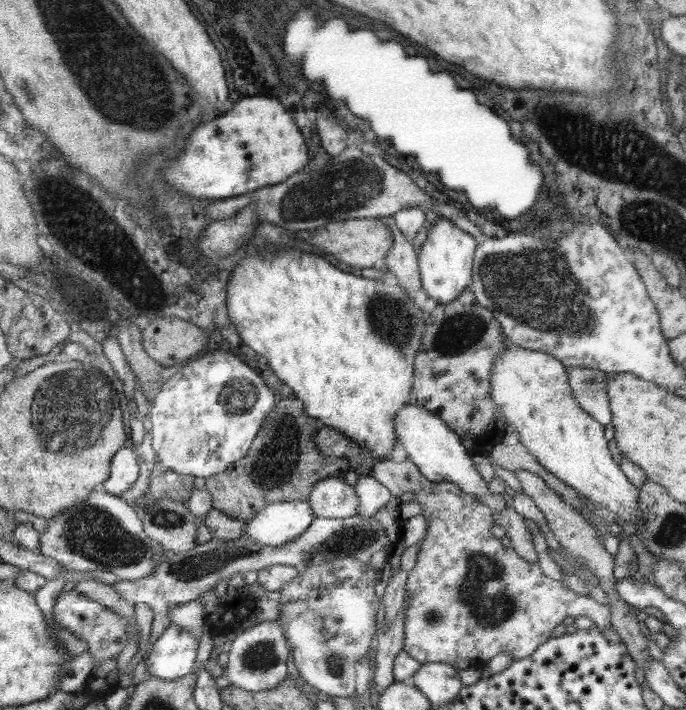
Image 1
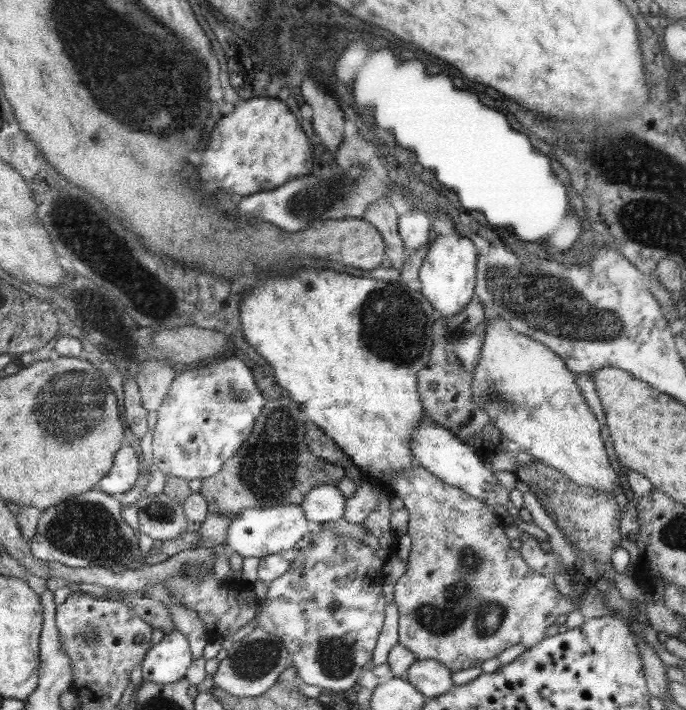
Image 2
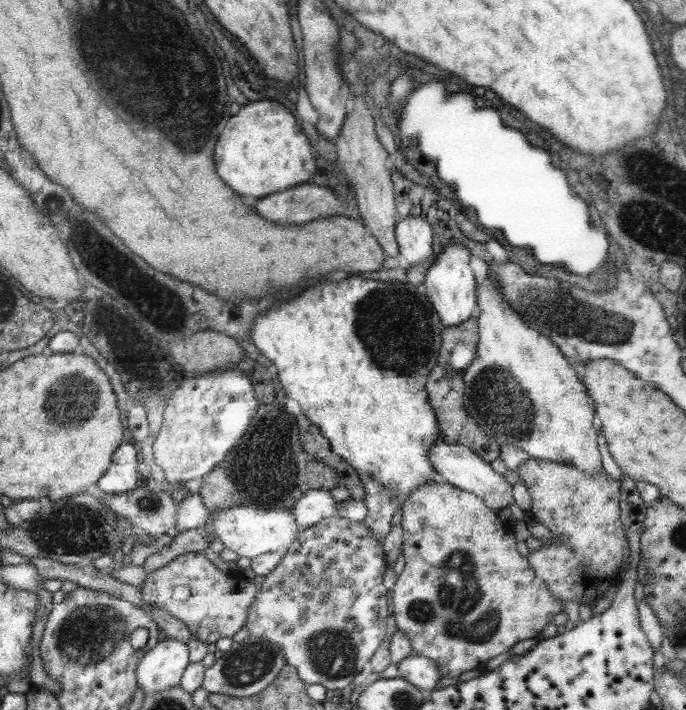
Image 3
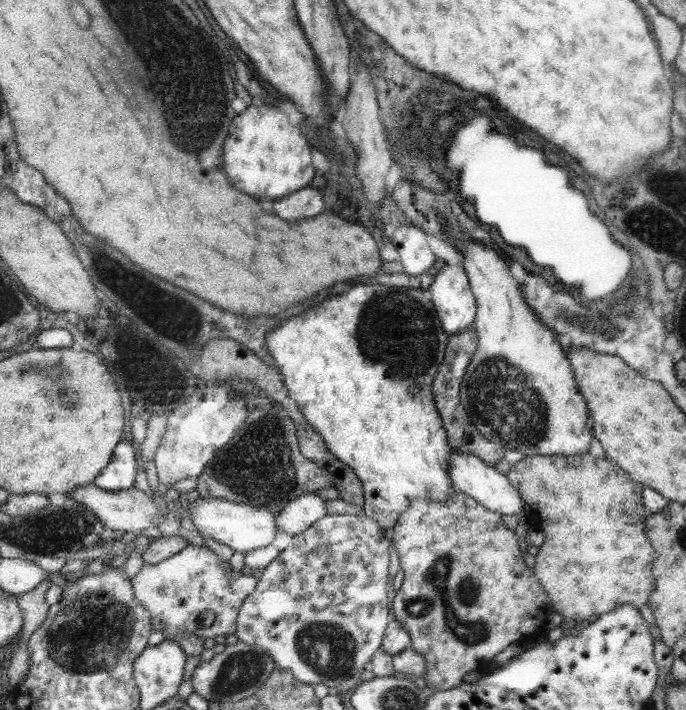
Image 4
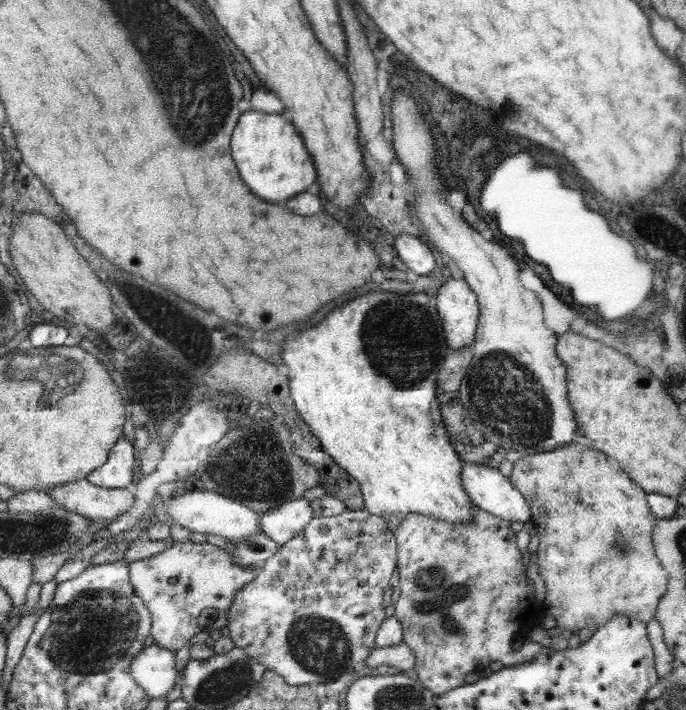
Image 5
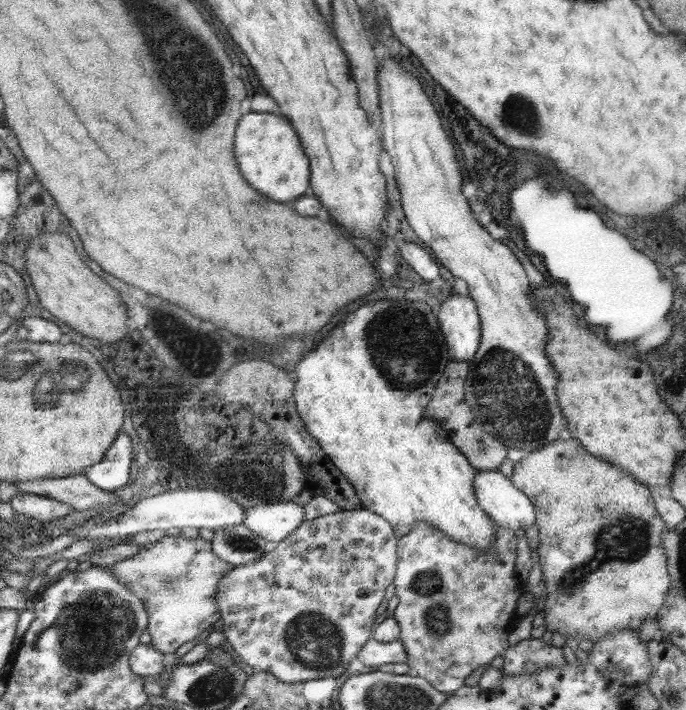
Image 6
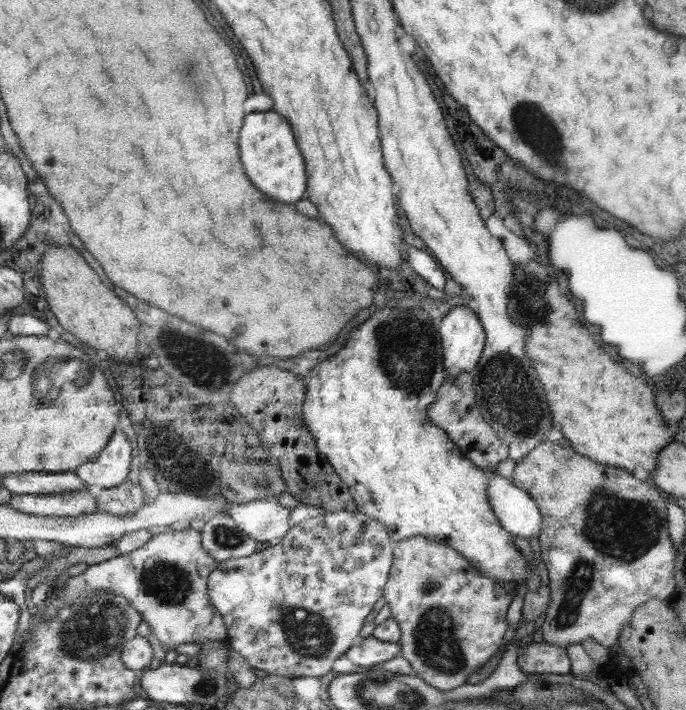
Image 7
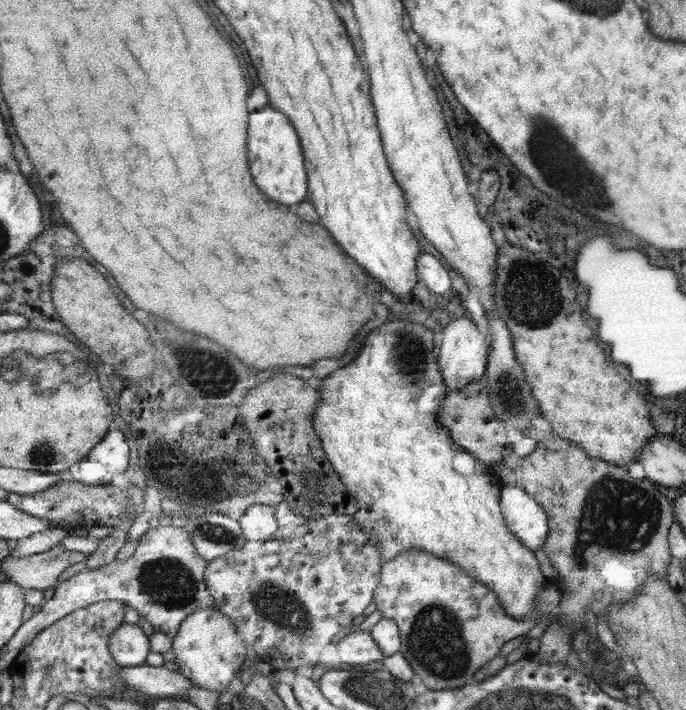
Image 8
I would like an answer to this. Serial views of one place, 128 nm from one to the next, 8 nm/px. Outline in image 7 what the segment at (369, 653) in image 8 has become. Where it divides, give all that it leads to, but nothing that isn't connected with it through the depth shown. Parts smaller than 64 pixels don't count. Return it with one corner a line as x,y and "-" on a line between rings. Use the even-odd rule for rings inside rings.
373,636
361,639
353,646
353,650
349,650
349,654
345,654
355,666
371,666
377,662
385,662
391,660
393,656
399,654
398,643
381,642

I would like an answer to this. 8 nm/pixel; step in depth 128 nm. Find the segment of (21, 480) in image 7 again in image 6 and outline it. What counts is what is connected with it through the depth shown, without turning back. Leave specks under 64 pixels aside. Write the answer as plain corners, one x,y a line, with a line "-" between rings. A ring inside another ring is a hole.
84,474
17,482
16,487
18,493
36,494
65,502
73,511
109,509
117,501
115,493
93,486

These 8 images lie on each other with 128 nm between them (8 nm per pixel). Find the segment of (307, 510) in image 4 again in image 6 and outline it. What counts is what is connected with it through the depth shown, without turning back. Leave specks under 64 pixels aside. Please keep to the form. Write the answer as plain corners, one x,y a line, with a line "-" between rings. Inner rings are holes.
293,502
257,504
244,510
241,524
267,542
281,542
303,521
303,507

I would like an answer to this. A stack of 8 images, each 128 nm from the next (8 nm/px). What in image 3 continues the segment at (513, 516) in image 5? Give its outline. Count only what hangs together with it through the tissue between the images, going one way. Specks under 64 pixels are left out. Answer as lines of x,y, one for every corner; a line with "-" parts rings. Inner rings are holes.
440,437
433,443
433,448
428,451
428,462
432,464
439,480
459,490
477,495
477,498
484,501
485,506
498,510
513,504
511,485
504,480
502,475
493,471
491,464
484,462
481,456
476,455
470,447
446,443

